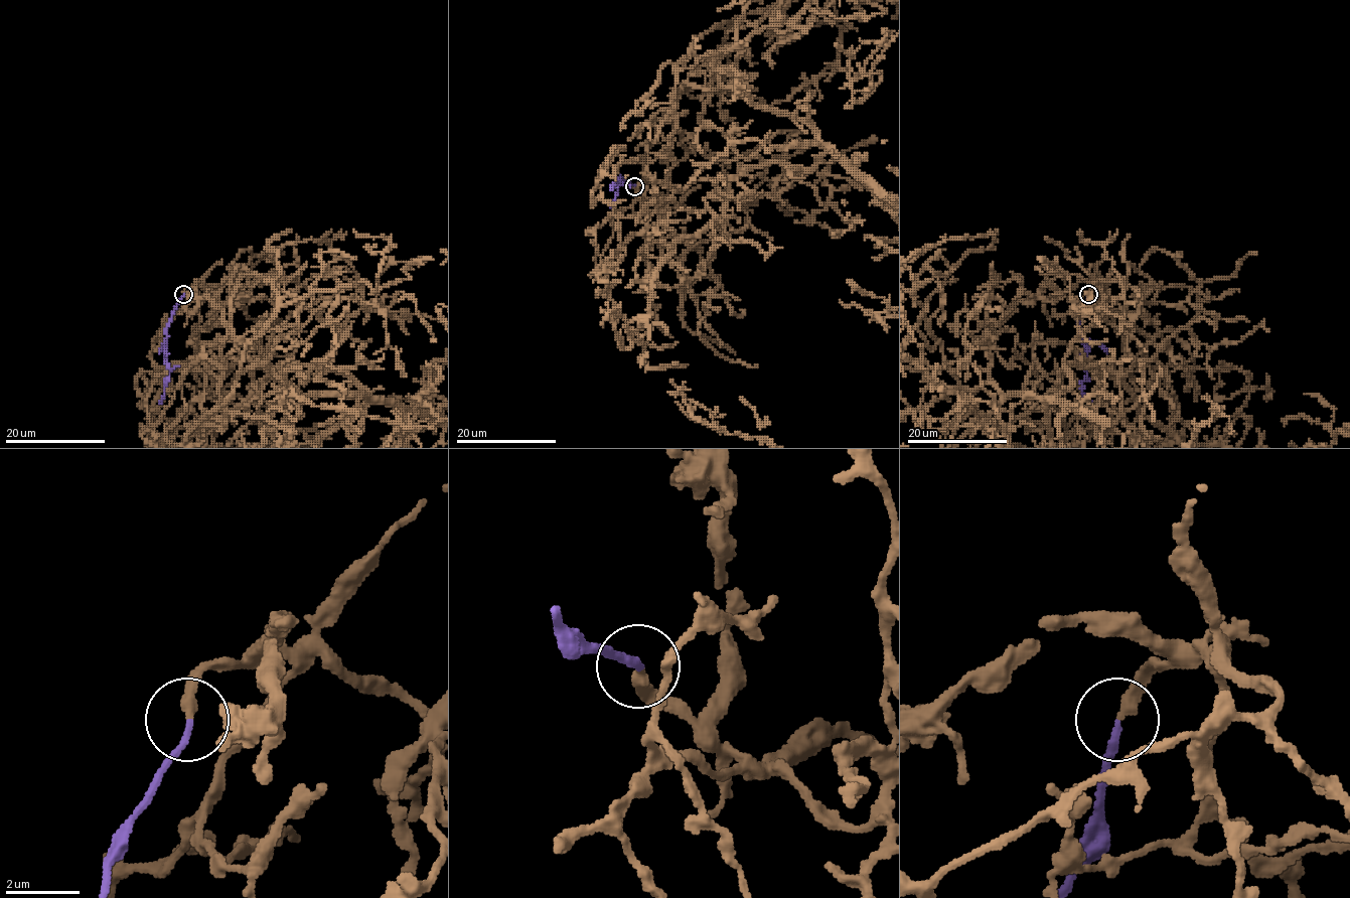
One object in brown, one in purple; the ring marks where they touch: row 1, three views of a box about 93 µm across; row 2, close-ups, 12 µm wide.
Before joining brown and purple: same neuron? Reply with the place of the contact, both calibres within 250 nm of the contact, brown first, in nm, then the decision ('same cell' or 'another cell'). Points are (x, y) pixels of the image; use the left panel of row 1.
(183, 294) | 320/170 nm | same cell

